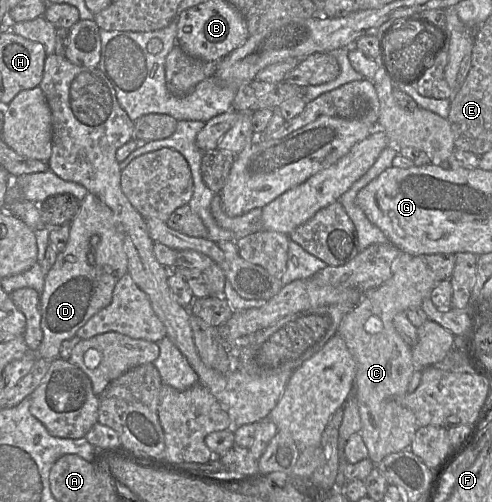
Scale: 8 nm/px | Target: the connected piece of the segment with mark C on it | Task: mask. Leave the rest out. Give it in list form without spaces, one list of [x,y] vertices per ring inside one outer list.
[[[400,253],[391,264],[391,277],[380,286],[364,292],[362,299],[342,318],[338,326],[337,334],[342,337],[356,362],[353,396],[361,418],[359,433],[368,449],[368,458],[375,465],[390,454],[409,449],[418,429],[414,413],[401,405],[401,399],[407,394],[410,379],[417,367],[412,360],[411,347],[394,327],[393,317],[411,307],[421,307],[438,282],[422,256]]]

